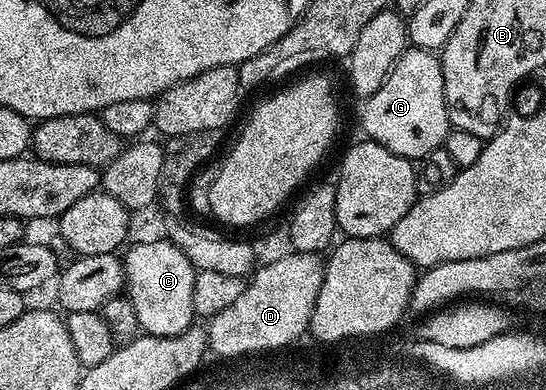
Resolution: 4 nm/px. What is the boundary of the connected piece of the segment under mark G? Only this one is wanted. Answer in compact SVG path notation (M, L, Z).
M406 47L404 54L393 63L383 86L364 101L361 128L368 139L383 145L395 154L414 162L420 161L431 150L442 147L445 136L451 131L441 58L428 48Z

